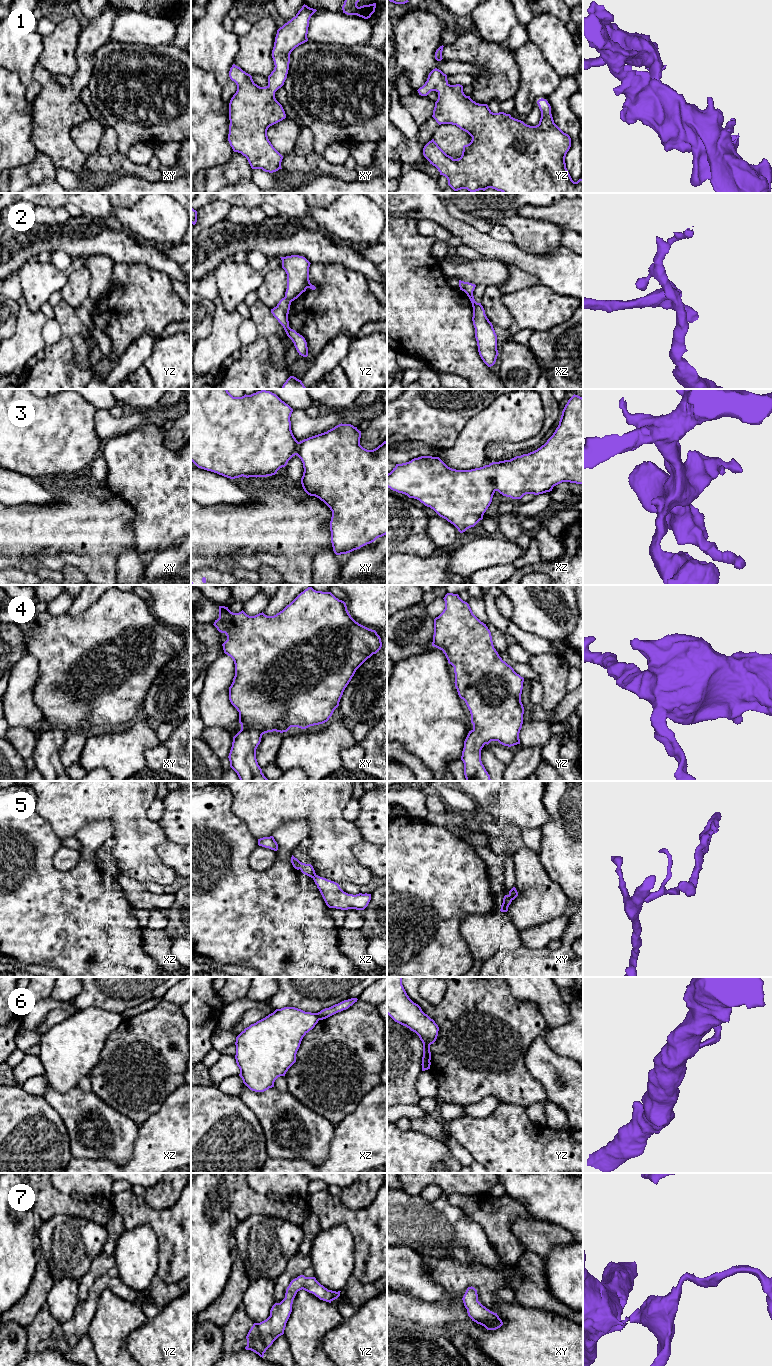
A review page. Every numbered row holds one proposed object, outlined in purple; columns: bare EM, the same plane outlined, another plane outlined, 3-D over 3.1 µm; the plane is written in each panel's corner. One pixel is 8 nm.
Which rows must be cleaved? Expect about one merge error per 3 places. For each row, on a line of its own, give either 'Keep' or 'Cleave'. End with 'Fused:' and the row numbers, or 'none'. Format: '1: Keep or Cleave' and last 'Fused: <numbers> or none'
1: Keep
2: Cleave
3: Keep
4: Keep
5: Cleave
6: Cleave
7: Keep
Fused: 2, 5, 6

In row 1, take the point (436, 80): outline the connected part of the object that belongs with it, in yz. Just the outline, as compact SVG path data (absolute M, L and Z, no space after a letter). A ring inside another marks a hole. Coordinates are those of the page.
M433 69L425 84L418 90L419 95L427 96L431 91L438 93L432 117L441 124L452 124L467 132L472 140L463 146L462 155L458 159L447 155L432 139L423 148L424 157L435 166L440 175L448 180L448 185L454 190L467 189L470 192L485 191L488 188L502 193L583 193L583 179L574 182L566 168L565 157L571 147L571 138L555 123L551 114L551 106L546 99L539 99L537 104L541 111L539 124L530 126L513 118L504 112L493 113L487 104L479 104L463 92L460 84L450 85L447 75L441 70Z

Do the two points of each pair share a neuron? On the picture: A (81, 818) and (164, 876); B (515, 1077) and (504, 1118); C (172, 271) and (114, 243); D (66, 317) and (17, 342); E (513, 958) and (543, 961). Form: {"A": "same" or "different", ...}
{"A": "same", "B": "different", "C": "same", "D": "different", "E": "same"}

